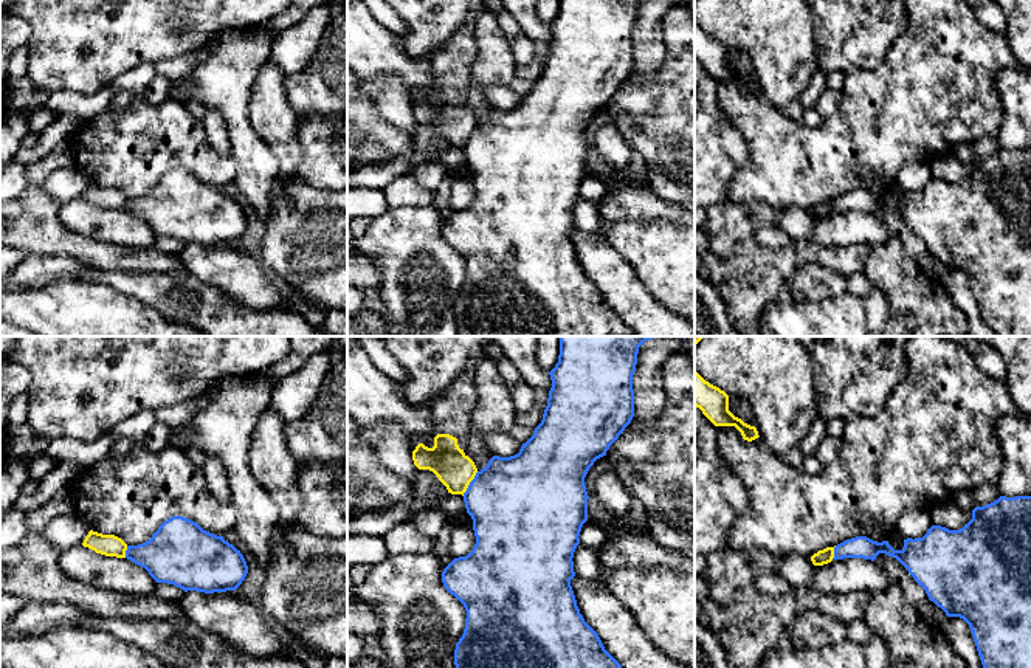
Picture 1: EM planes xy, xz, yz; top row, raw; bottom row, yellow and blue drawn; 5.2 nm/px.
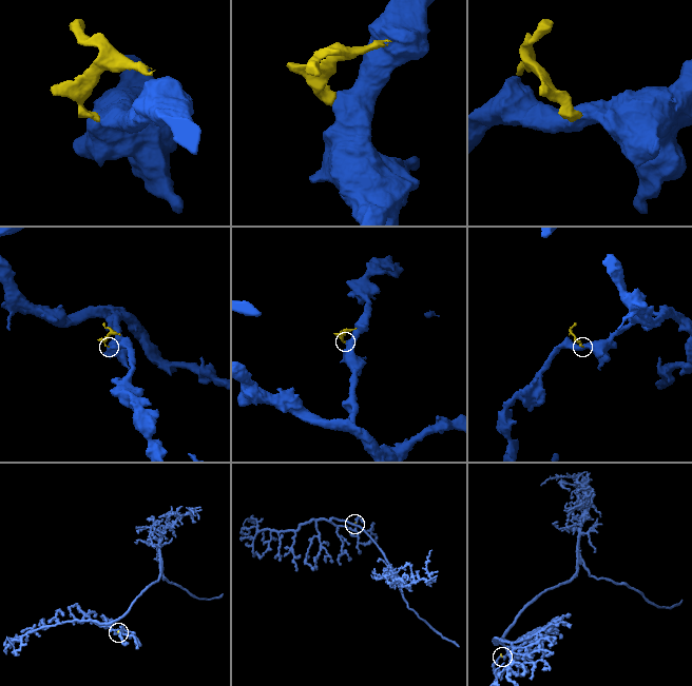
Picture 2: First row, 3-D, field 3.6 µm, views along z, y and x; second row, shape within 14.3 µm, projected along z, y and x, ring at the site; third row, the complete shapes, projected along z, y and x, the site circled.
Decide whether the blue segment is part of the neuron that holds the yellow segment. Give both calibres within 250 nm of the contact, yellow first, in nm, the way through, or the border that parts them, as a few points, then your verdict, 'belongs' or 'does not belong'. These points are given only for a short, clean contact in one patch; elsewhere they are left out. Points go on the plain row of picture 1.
190 nm thick on the yellow side, 460 nm on the other; border along xz (478, 124), (462, 148); does not belong

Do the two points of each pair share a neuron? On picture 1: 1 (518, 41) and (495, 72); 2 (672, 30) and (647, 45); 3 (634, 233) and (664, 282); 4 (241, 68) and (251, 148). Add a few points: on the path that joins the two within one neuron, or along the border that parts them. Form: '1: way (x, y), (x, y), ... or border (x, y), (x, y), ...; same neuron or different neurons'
1: border (498, 16), (498, 25), (518, 64); different neurons
2: border (664, 16), (662, 41), (665, 58), (658, 70); different neurons
3: way (647, 245), (664, 262), (664, 270); same neuron
4: way (237, 89), (239, 127); same neuron

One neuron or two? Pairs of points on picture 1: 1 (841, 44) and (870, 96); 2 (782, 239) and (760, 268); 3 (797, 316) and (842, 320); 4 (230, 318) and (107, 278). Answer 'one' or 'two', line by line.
1: two
2: two
3: one
4: one

